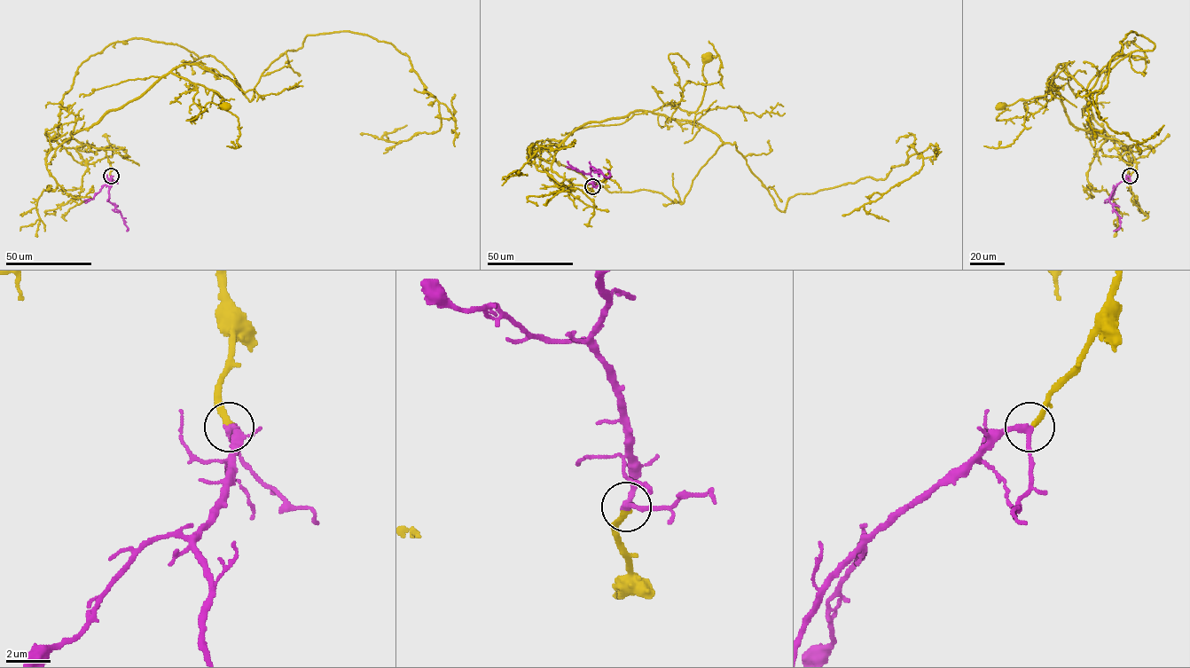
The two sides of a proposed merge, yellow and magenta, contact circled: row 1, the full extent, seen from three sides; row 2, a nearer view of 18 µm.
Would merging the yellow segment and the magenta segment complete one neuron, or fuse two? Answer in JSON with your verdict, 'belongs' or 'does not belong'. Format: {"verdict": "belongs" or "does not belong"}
{"verdict": "belongs"}

